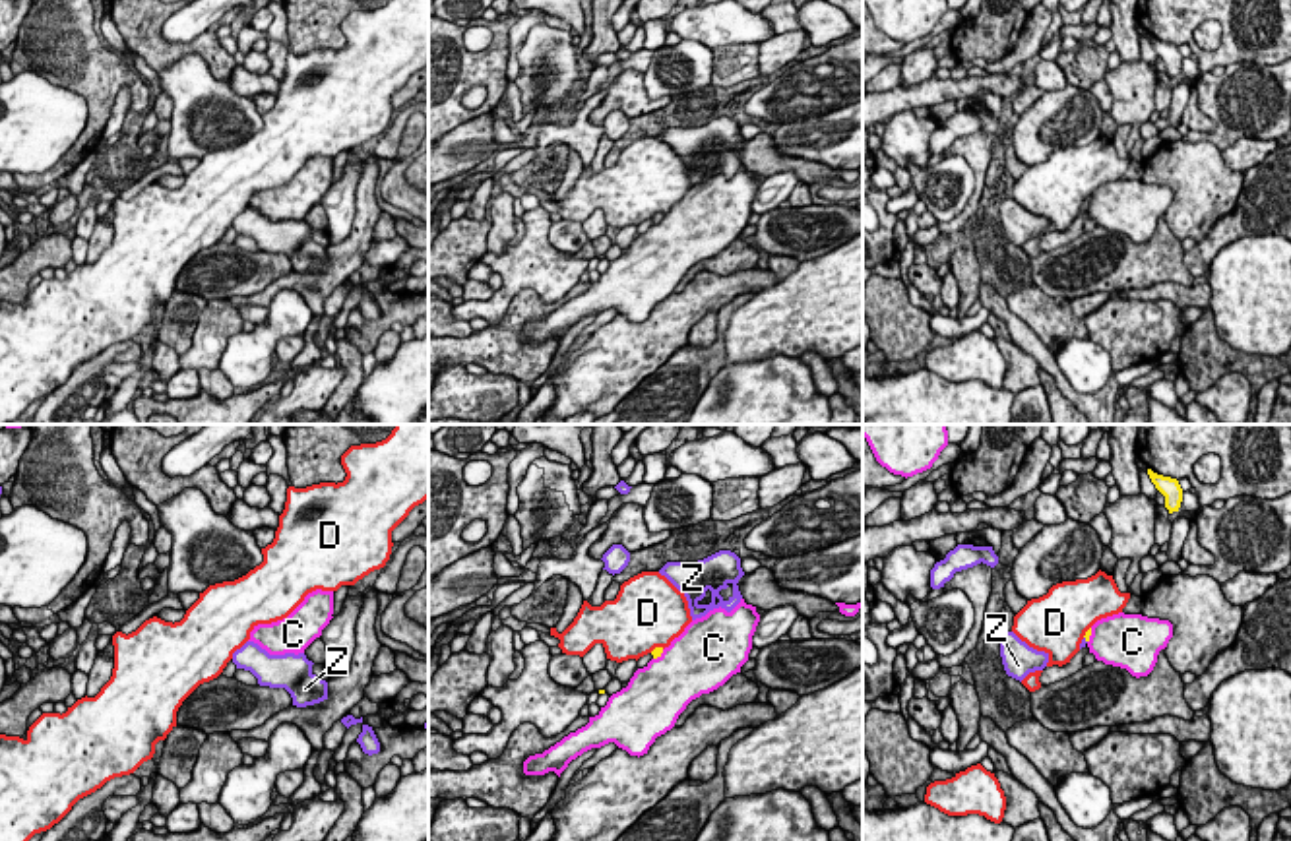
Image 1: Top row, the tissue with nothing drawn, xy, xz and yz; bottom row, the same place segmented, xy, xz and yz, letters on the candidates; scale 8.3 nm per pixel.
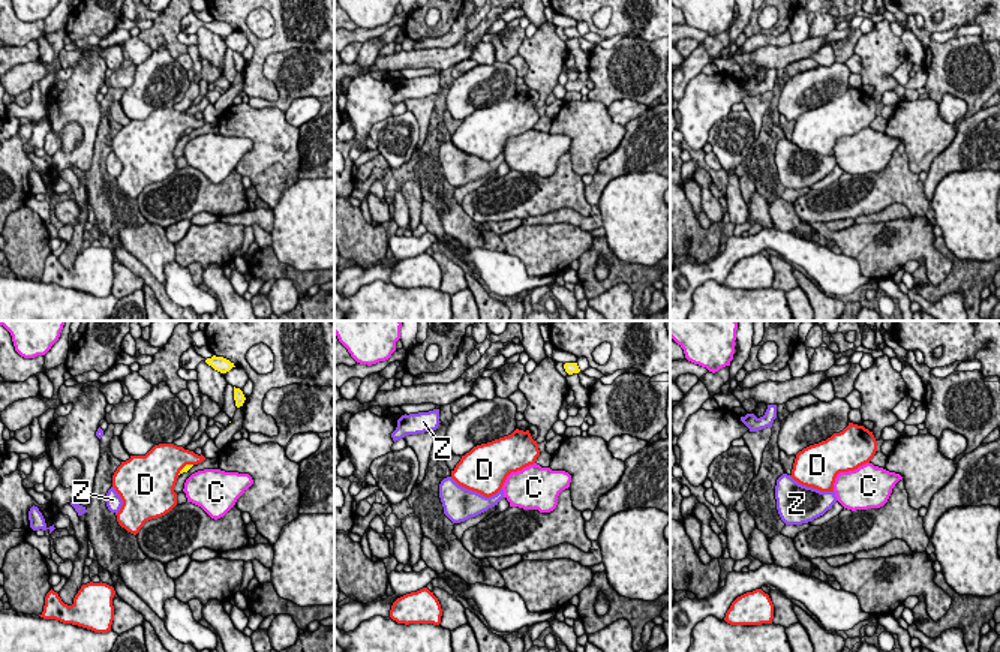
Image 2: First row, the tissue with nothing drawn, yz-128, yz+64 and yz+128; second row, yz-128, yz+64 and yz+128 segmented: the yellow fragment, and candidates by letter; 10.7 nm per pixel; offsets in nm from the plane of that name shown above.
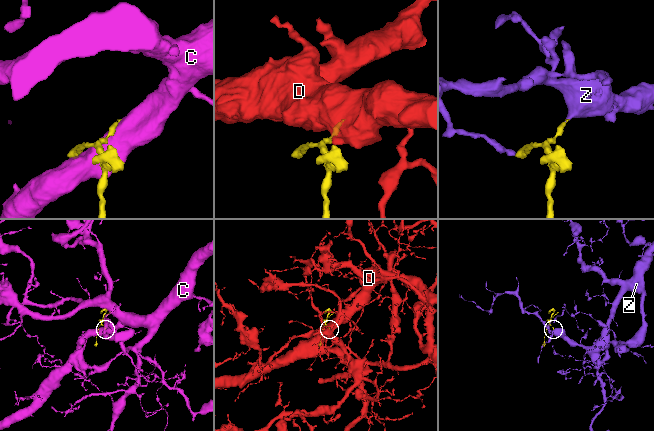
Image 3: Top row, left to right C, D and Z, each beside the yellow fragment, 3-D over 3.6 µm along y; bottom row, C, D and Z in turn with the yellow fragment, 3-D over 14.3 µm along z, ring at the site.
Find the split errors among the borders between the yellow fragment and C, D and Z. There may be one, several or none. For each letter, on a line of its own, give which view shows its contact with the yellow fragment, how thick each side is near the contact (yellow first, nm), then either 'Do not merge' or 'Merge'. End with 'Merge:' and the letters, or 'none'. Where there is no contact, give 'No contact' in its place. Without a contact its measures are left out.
C: Touches yellow in xz. Thickness 70 nm (yellow) against 480 nm. Do not merge
D: Touches yellow in xz. Thickness 70 nm (yellow) against 500 nm. Do not merge
Z: Touches yellow in yz. Thickness 50 nm (yellow) against 50 nm. Merge
Merge: Z

